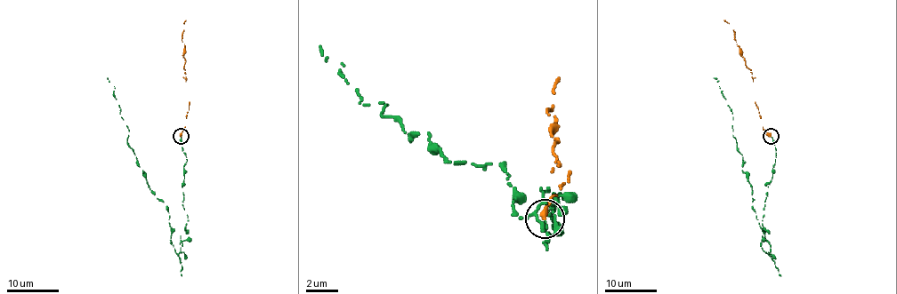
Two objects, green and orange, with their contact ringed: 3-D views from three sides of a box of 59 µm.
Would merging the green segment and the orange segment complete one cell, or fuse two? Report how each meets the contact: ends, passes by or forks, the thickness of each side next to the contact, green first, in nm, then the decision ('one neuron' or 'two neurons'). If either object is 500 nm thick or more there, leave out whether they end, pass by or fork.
green ends | orange ends | 260/400 nm | one neuron

